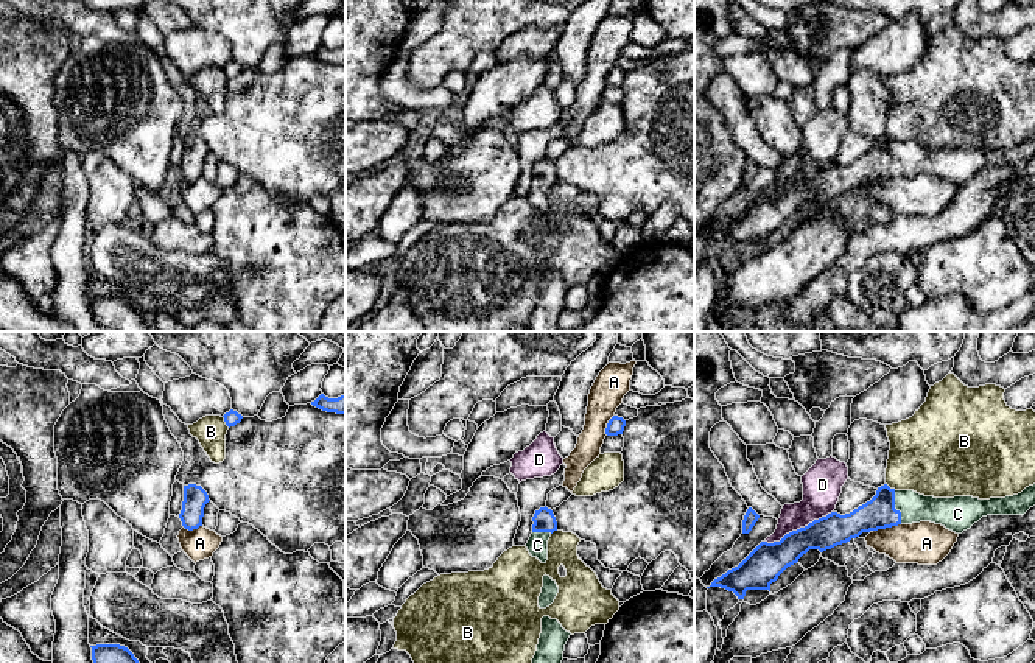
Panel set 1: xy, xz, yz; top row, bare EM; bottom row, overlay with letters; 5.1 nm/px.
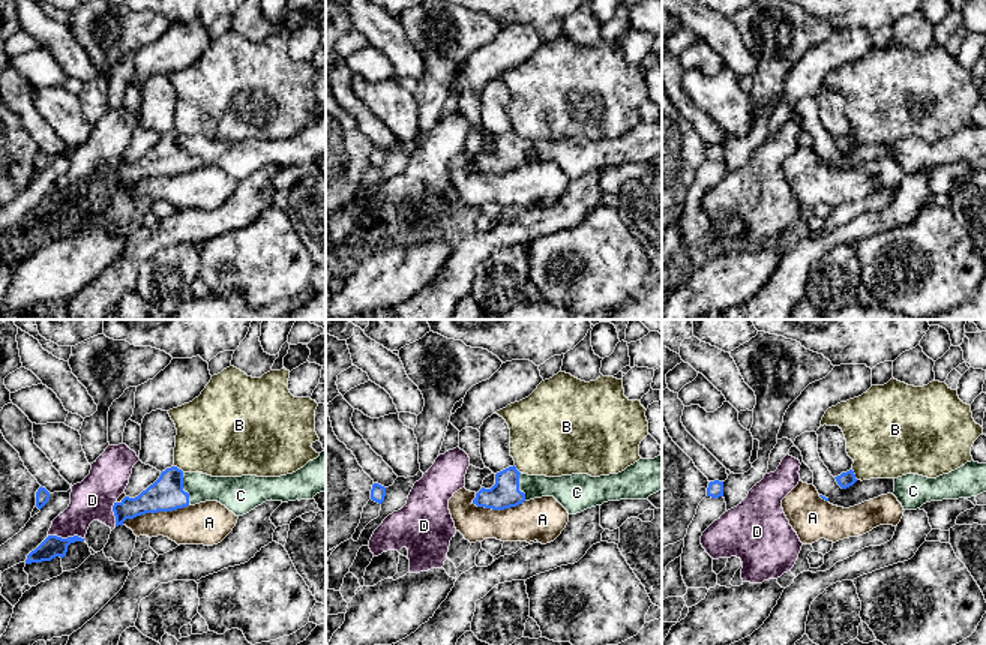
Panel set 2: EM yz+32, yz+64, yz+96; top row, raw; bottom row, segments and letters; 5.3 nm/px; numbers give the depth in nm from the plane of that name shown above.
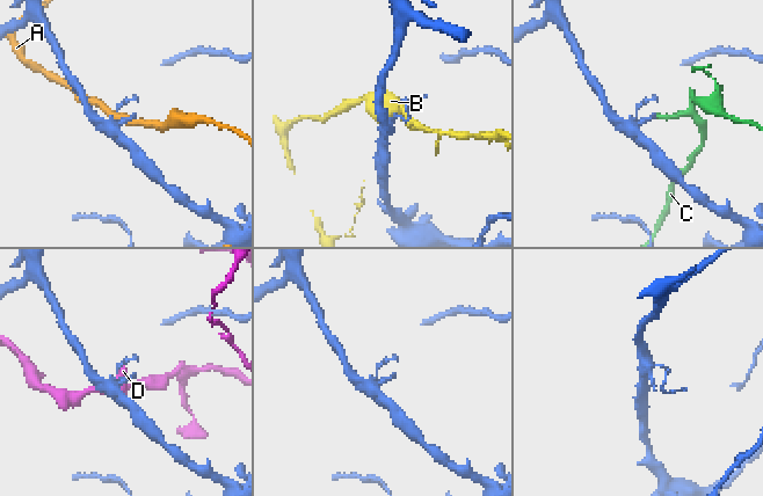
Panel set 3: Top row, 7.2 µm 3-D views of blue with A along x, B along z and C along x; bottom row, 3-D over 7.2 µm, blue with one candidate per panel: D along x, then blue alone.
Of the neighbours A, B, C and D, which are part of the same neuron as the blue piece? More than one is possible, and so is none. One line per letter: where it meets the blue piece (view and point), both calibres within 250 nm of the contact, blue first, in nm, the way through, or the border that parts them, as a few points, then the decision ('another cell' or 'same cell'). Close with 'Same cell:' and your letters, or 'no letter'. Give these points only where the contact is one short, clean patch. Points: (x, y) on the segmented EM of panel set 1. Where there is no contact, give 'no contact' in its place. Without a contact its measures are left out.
A: yz (886, 526) | 170/220 nm | another cell
B: xy (224, 420) | 80/160 nm | another cell
C: yz (894, 508) | 170/150 nm | across yz (880, 512), (894, 508), (914, 508) | same cell
D: yz (800, 528) | 190/200 nm | another cell
Same cell: C

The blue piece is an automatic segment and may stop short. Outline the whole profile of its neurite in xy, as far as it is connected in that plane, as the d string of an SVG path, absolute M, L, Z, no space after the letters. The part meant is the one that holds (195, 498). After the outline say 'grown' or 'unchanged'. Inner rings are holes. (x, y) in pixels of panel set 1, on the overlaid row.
M184 486L184 501L179 518L185 529L193 531L202 526L204 507L209 501L209 495L201 486Z; unchanged

